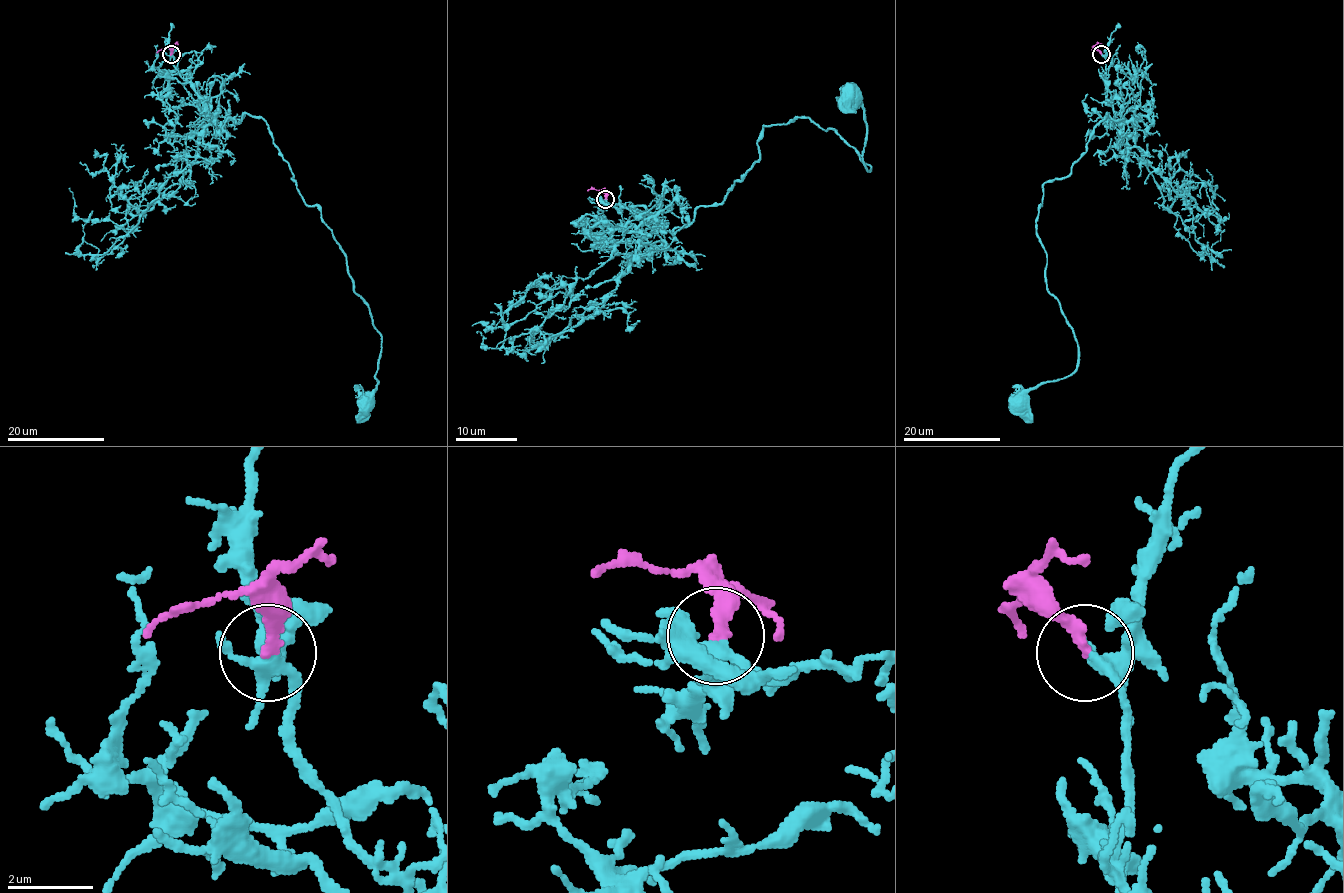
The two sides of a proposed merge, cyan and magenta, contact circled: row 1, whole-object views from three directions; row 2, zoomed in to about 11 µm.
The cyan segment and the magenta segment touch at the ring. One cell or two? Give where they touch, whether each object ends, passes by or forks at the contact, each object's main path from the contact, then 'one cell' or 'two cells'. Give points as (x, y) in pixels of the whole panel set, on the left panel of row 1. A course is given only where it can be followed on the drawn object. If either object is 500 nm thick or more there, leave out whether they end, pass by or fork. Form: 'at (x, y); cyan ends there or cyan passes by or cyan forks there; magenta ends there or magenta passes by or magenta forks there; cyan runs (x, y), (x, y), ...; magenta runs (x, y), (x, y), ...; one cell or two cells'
at (171, 54); cyan forks there; magenta ends there; cyan runs (171, 55), (206, 116), (216, 122), (261, 117), (299, 195), (320, 211), (381, 337), (377, 386), (365, 400); magenta runs (171, 55), (167, 48), (156, 52); one cell

